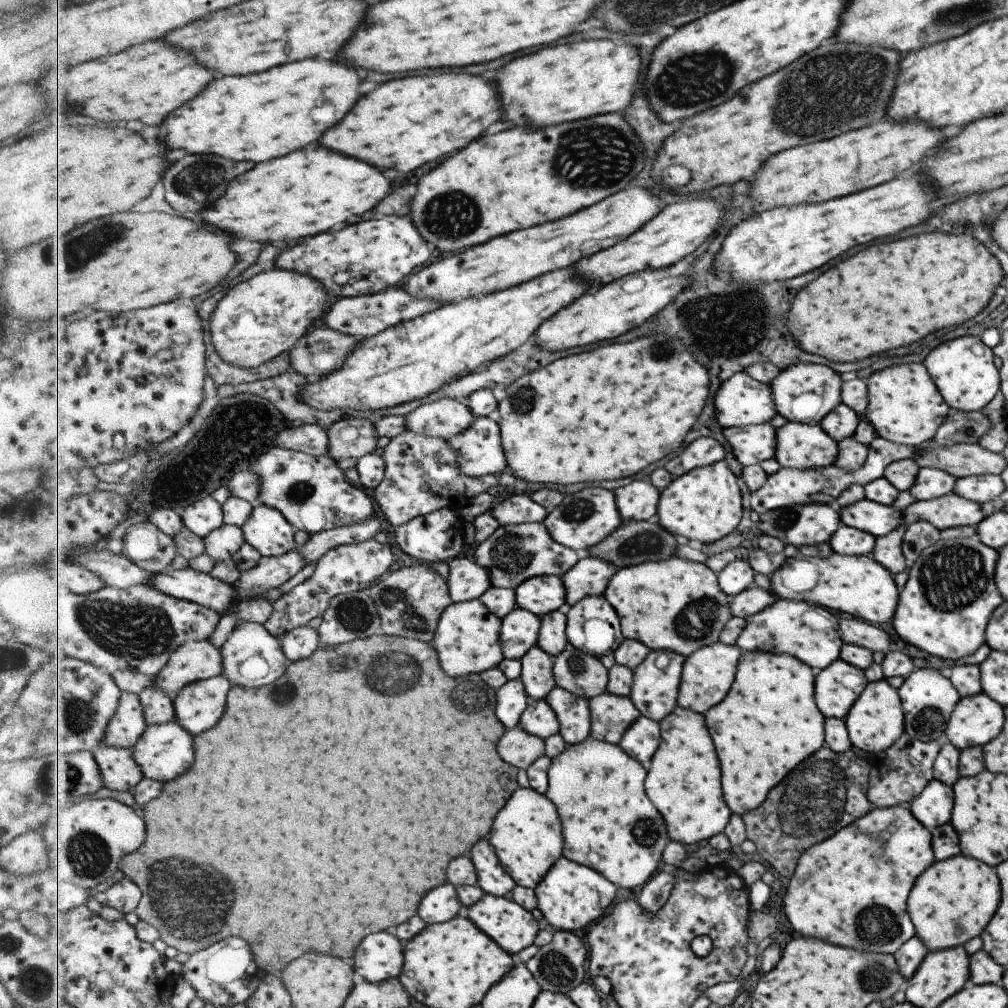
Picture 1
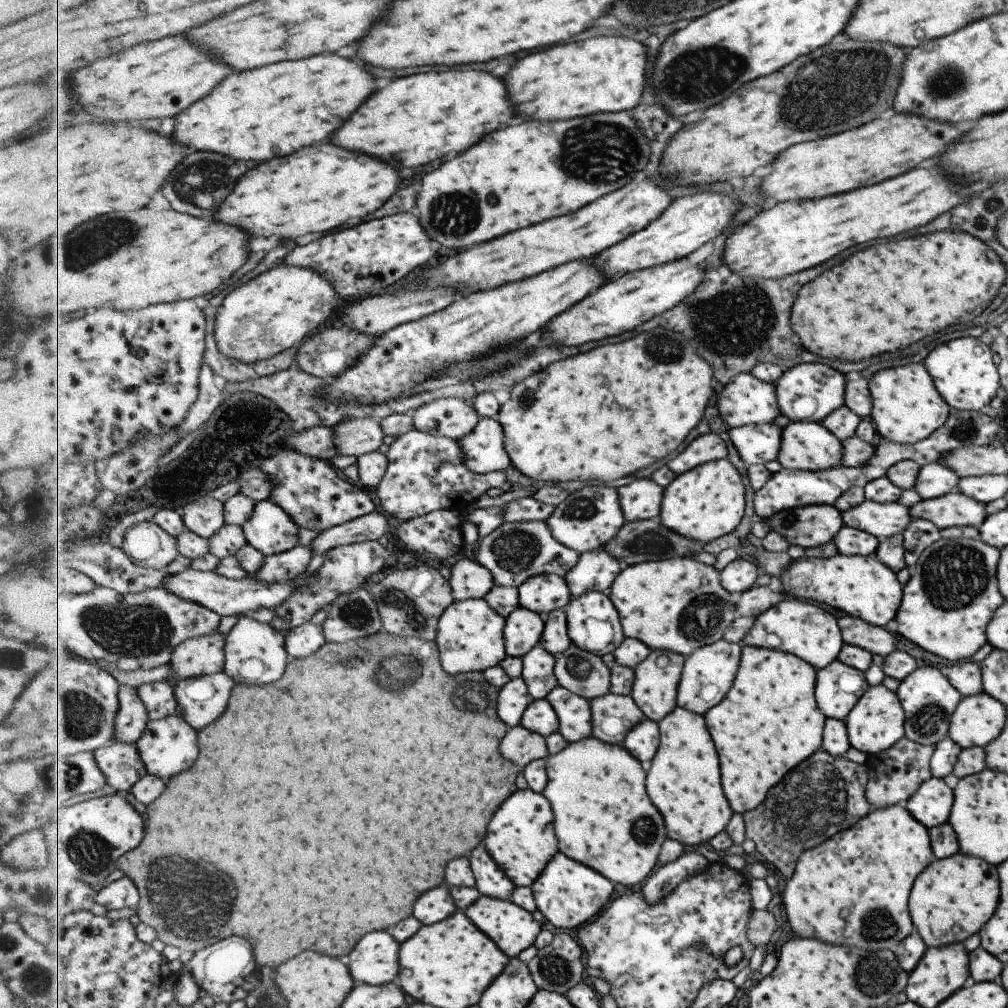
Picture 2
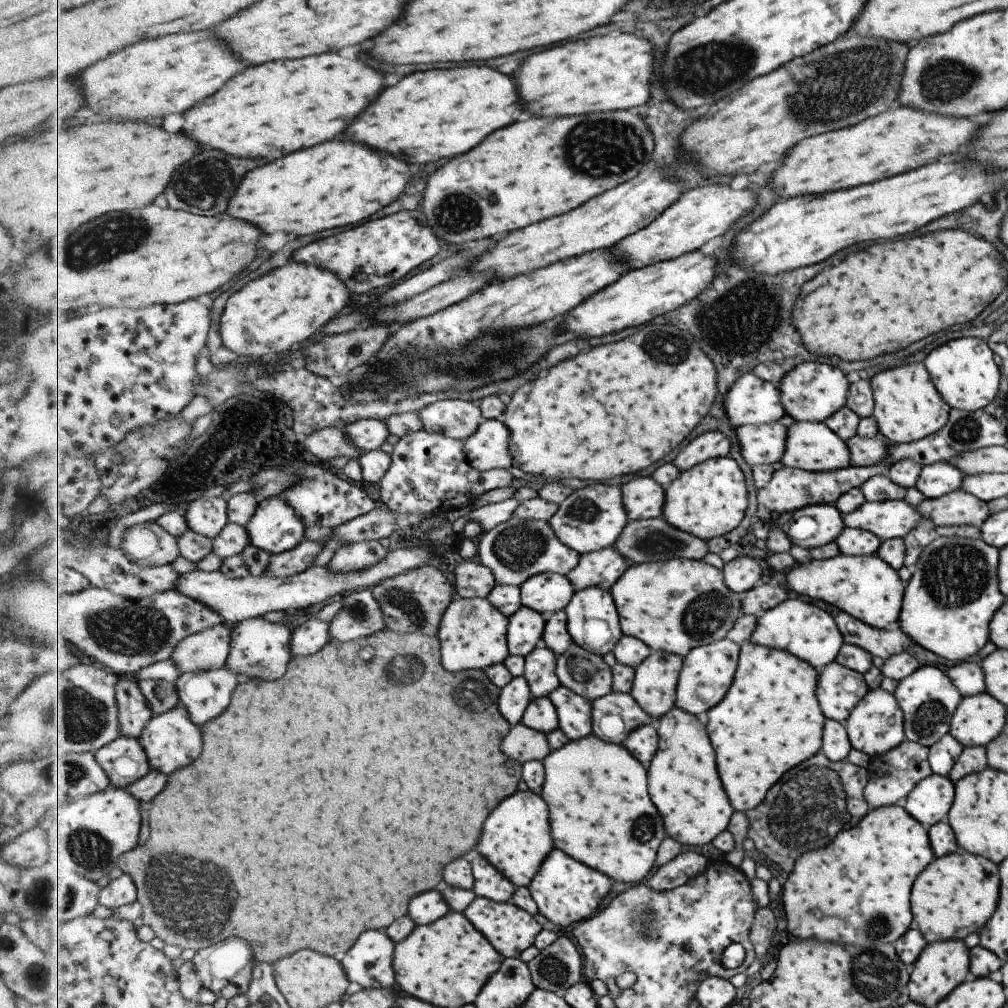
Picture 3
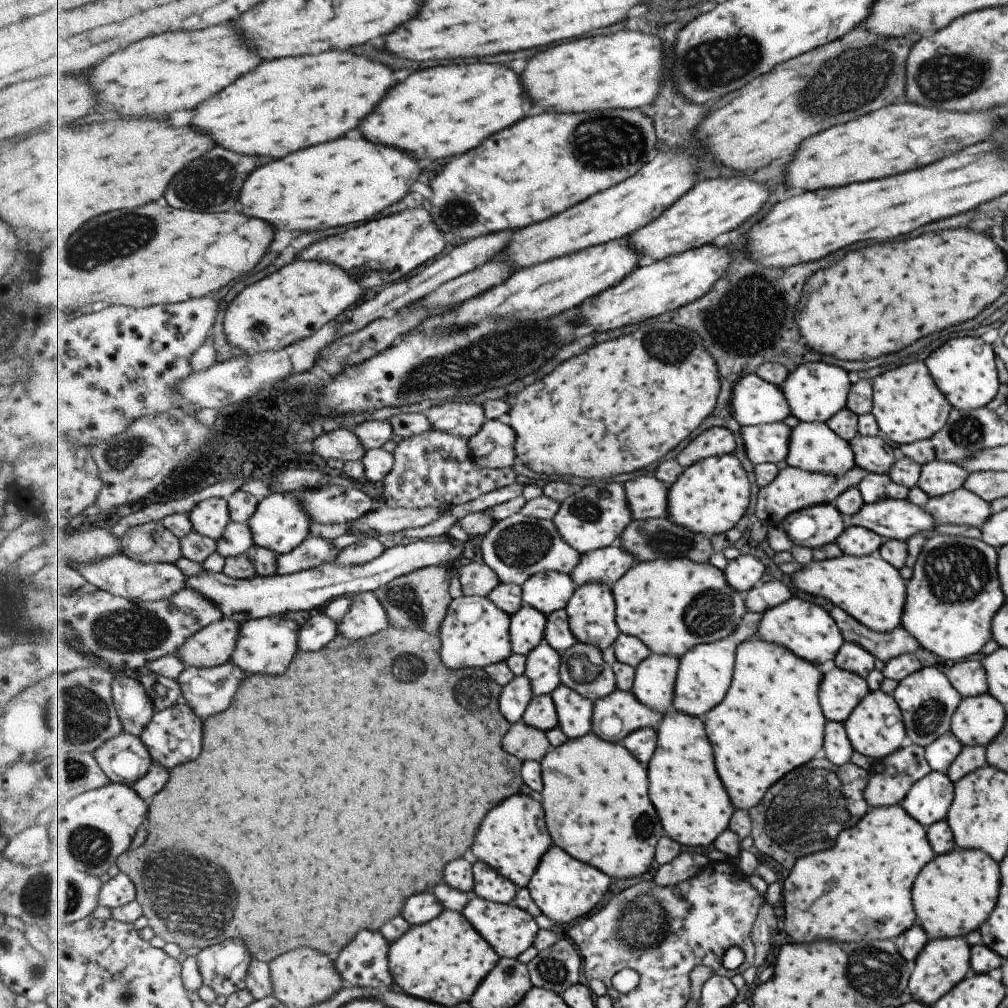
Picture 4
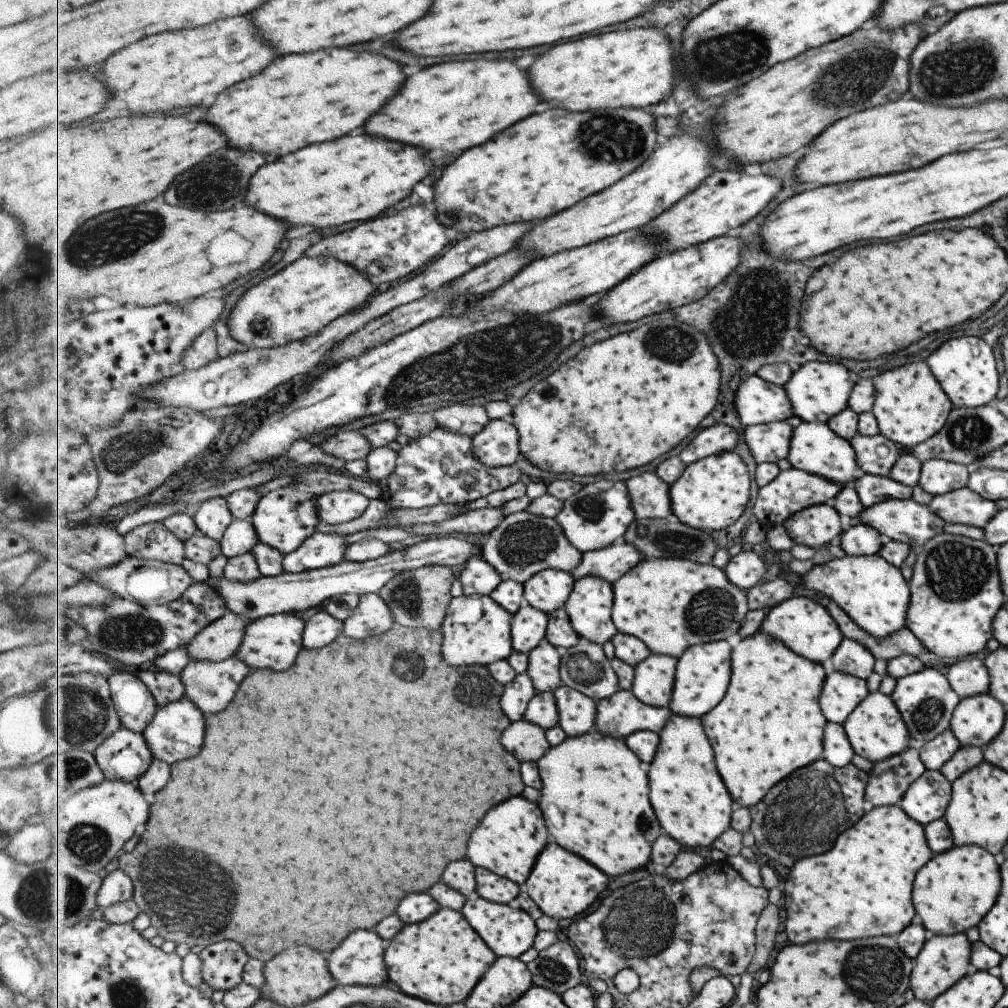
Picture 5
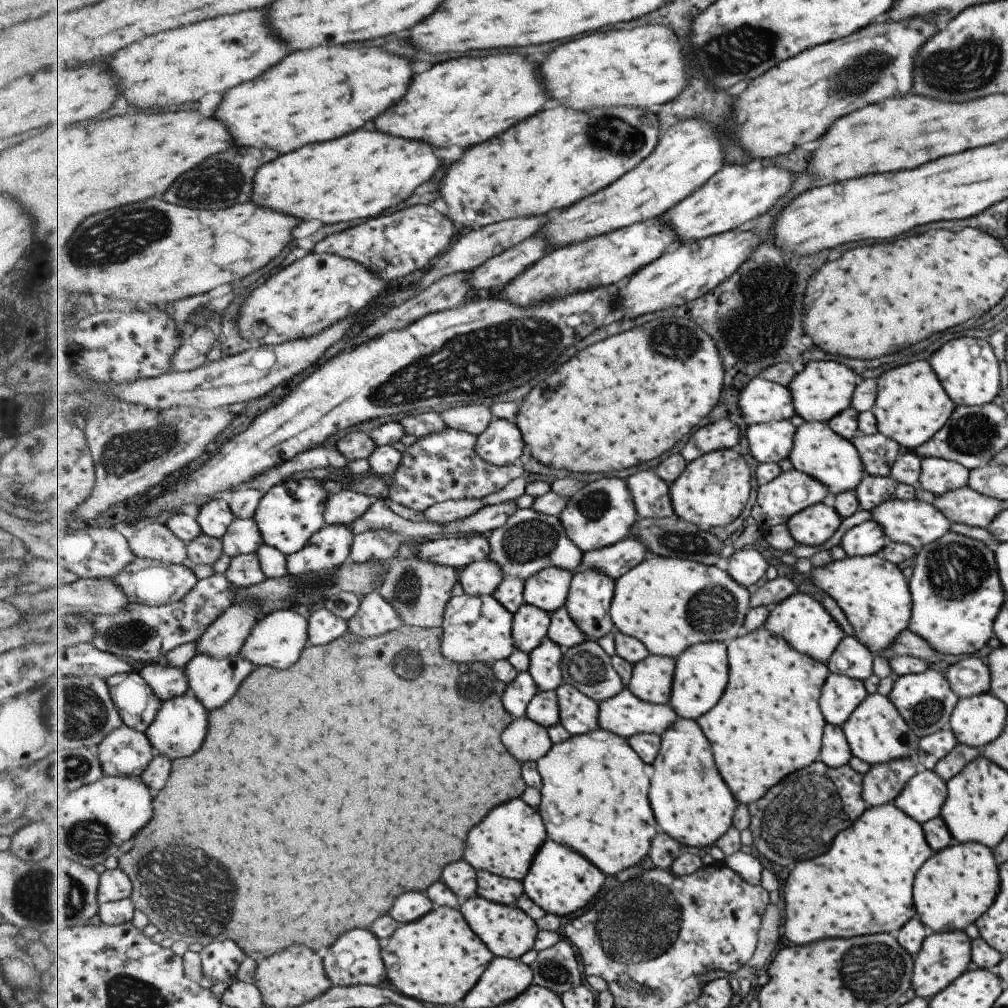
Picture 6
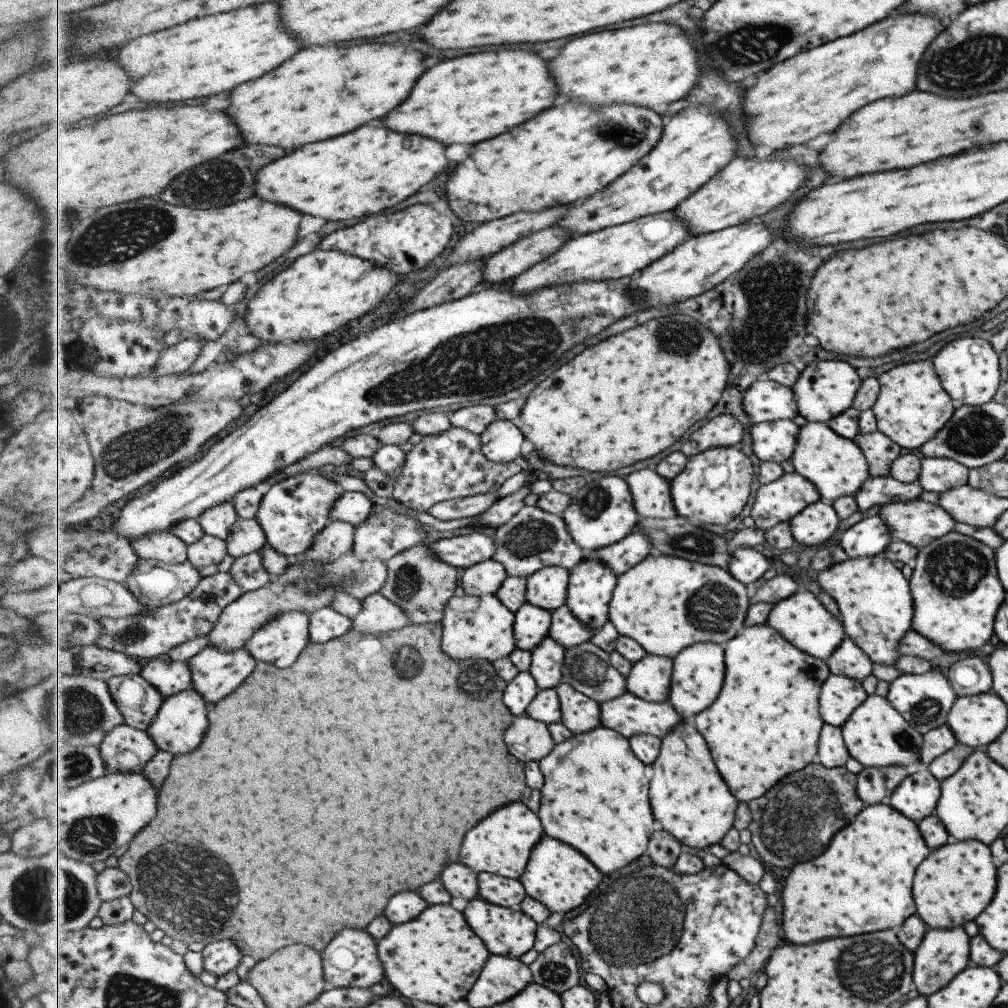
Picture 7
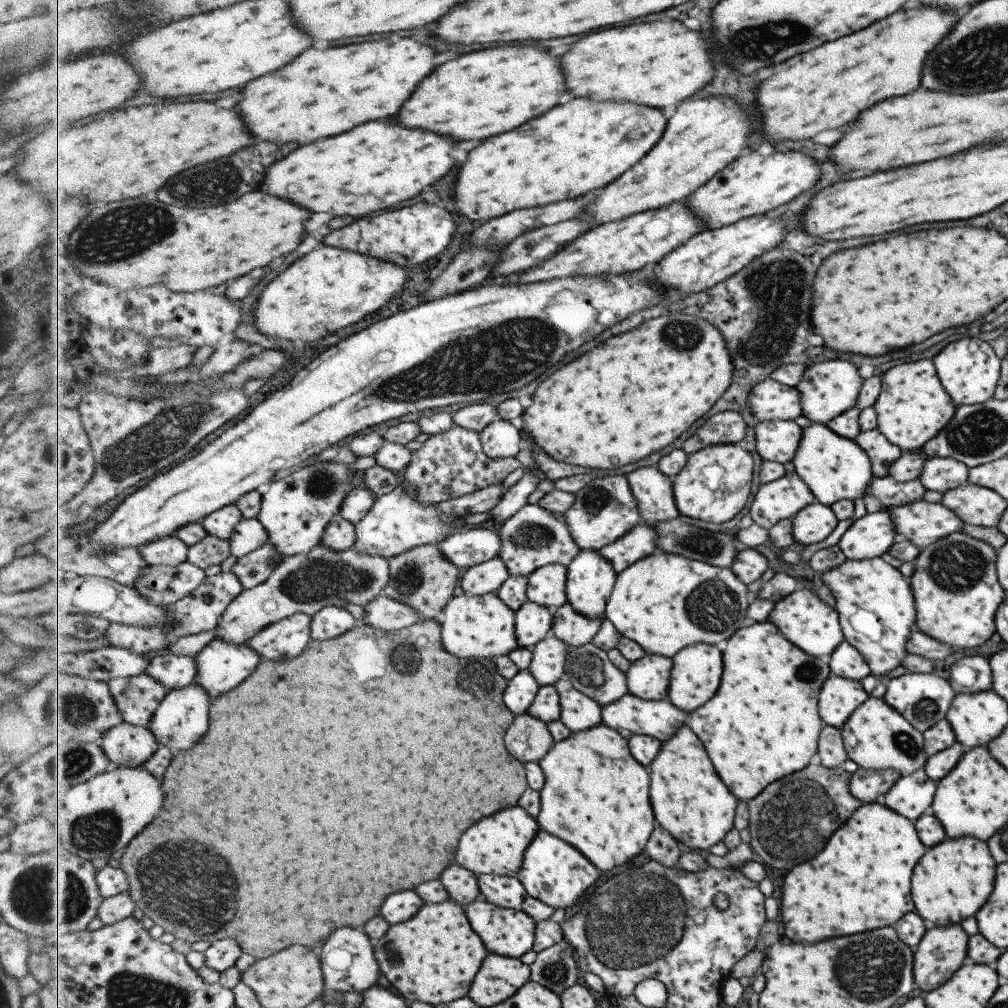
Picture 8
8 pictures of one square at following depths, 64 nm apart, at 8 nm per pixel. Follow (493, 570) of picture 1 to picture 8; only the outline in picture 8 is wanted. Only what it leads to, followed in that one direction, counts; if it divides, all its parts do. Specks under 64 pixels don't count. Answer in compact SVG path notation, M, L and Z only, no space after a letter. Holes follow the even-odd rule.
M539 504L524 506L500 526L498 533L502 540L502 549L498 556L507 565L510 576L514 577L528 577L538 568L555 563L568 567L583 550L575 542L566 516L555 514Z

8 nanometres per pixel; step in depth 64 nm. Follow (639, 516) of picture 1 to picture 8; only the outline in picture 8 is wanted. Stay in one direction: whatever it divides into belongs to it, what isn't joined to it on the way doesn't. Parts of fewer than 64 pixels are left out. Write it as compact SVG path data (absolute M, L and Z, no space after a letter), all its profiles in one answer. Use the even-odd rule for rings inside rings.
M641 467L628 474L631 490L638 500L639 510L645 523L655 526L661 521L673 520L681 516L678 504L675 500L674 479L663 474L659 468Z

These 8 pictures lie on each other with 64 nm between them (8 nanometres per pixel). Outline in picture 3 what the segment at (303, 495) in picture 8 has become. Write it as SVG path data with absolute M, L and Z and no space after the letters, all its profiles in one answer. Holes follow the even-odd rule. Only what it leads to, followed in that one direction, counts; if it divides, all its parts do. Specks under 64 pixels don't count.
M282 497L263 499L246 524L250 542L271 556L298 547L306 535L306 524Z

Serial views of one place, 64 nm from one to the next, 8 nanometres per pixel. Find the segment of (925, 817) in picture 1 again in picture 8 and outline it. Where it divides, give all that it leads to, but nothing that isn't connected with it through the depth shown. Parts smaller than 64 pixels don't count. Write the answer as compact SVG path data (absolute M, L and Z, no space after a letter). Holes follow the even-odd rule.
M921 767L910 775L899 777L880 798L880 802L910 821L916 821L929 811L935 791L936 782Z

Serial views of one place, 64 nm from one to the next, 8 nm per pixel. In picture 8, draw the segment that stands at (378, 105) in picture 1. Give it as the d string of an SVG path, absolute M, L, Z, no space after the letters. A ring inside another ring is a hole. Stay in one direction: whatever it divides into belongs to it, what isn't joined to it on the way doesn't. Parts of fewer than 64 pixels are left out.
M507 44L491 50L471 52L439 66L399 112L399 124L429 130L453 140L487 140L519 128L521 124L549 112L565 92L566 78L559 60L541 48Z

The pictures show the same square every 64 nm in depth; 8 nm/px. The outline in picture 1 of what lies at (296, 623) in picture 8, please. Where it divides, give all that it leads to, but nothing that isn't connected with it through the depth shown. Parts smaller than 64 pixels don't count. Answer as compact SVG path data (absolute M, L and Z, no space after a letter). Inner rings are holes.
M242 621L228 637L223 650L223 673L227 680L235 686L245 688L261 688L279 680L286 674L290 665L287 654L283 652L282 640L273 636L263 624Z

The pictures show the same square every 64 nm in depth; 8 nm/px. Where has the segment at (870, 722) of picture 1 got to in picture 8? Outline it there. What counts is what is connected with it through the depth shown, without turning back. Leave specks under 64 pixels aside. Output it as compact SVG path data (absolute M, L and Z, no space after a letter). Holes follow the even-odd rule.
M881 697L867 700L851 720L846 720L840 728L842 743L847 759L857 766L869 770L893 769L901 776L910 775L924 766L927 760L923 752L922 733L917 732L896 710L893 710Z

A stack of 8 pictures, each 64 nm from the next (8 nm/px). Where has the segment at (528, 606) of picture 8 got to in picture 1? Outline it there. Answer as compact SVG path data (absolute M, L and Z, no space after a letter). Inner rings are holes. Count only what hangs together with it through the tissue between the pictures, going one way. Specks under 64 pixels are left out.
M520 607L503 619L501 637L505 659L523 659L538 645L542 626L542 616Z

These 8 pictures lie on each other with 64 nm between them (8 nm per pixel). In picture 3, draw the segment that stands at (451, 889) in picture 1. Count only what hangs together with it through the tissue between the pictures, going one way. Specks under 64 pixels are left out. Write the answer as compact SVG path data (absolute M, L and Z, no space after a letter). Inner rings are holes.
M441 888L425 892L411 904L411 917L418 925L428 925L443 918L452 908L446 901Z

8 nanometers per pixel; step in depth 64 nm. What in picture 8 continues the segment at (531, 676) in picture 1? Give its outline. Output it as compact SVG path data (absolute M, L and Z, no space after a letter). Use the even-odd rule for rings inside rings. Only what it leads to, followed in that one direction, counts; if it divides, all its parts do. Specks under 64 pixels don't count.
M549 634L532 651L530 671L541 687L556 685L565 677L570 648L566 642Z

